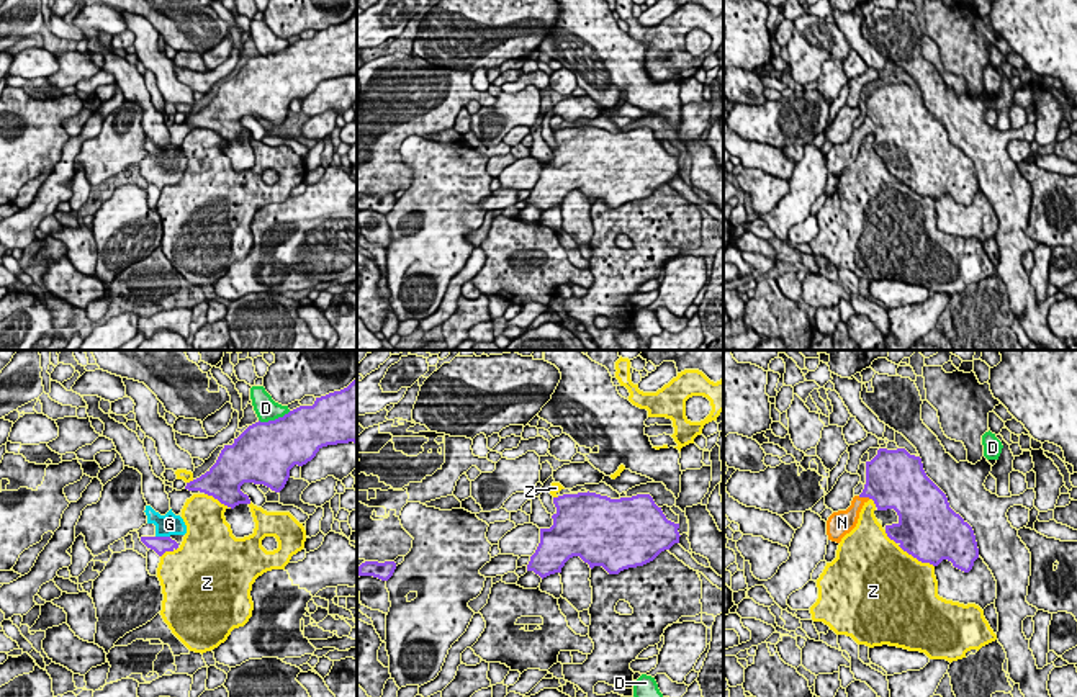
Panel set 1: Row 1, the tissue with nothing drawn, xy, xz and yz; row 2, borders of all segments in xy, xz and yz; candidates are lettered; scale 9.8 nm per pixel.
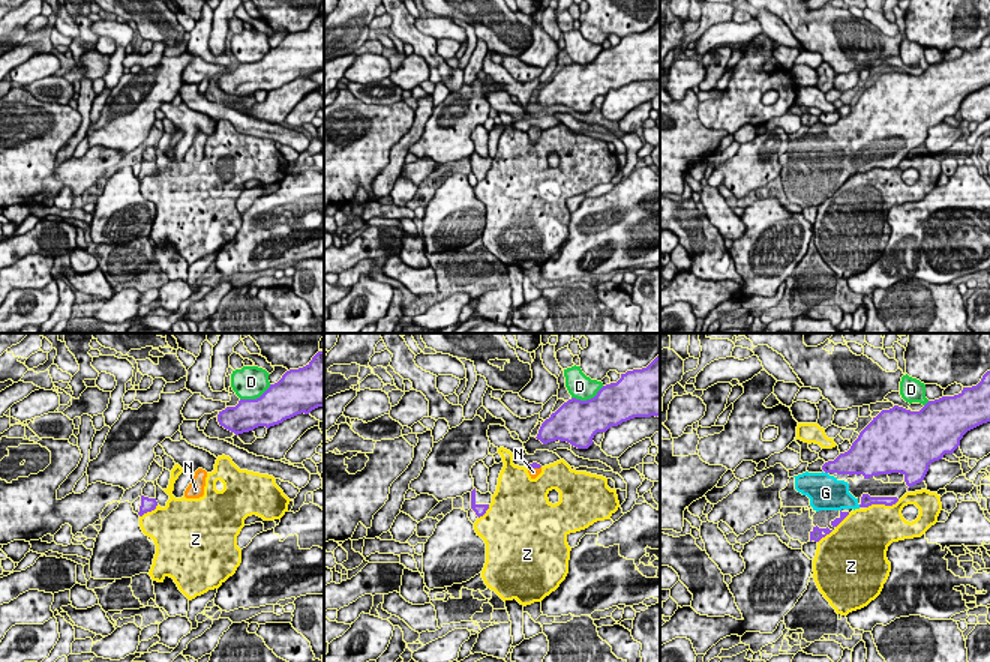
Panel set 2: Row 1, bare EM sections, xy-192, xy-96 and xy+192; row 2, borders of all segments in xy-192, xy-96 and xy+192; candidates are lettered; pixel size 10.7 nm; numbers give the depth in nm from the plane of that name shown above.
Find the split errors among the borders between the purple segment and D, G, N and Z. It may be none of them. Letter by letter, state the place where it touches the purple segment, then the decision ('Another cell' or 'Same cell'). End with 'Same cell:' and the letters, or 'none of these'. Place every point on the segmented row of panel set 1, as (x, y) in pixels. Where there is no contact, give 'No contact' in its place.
D: Touches purple at xy (275, 419). Another cell
G: Touches purple at xy (162, 537). Same cell
N: Touches purple at yz (865, 496). Same cell
Z: Touches purple at yz (909, 553). Another cell
Same cell: G, N

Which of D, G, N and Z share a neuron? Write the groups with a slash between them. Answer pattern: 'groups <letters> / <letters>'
groups D / G N / Z

